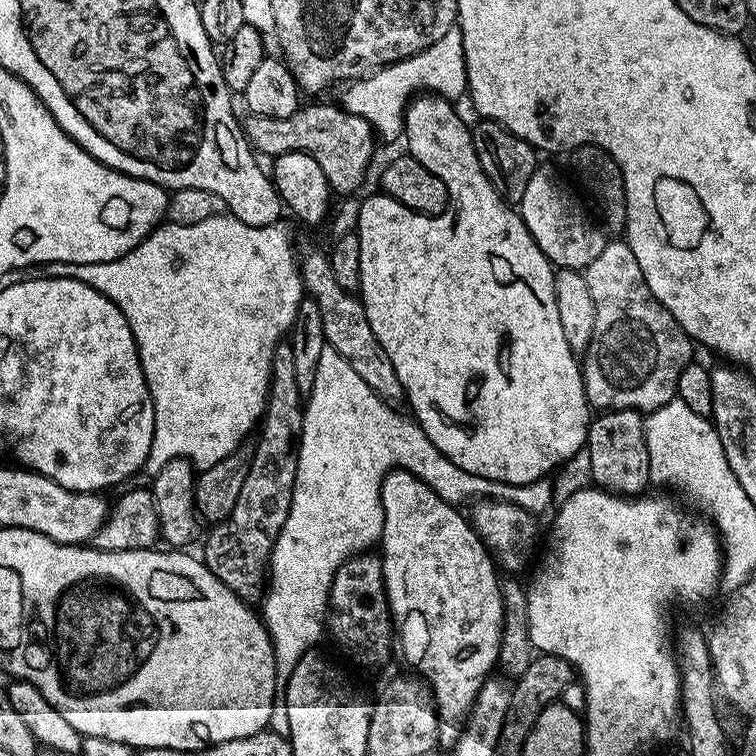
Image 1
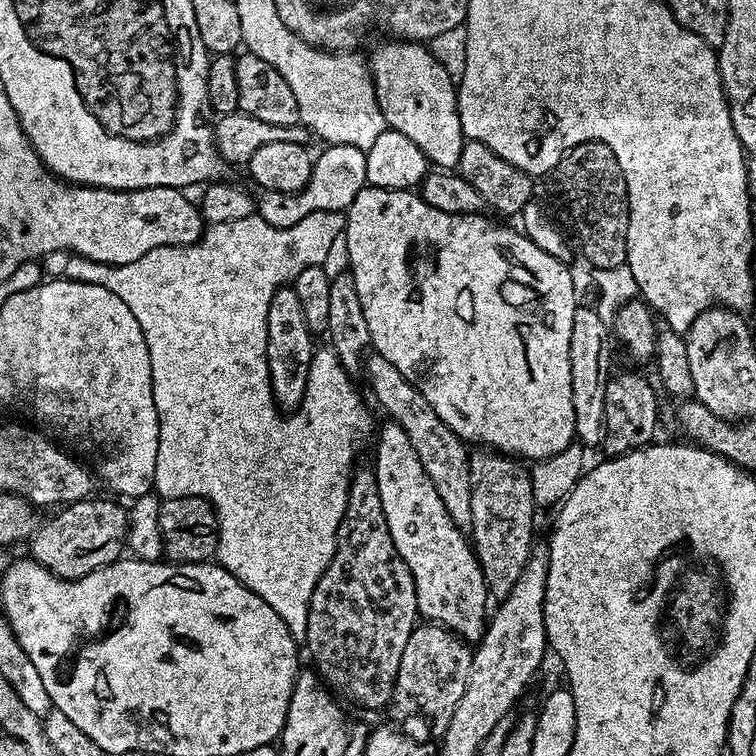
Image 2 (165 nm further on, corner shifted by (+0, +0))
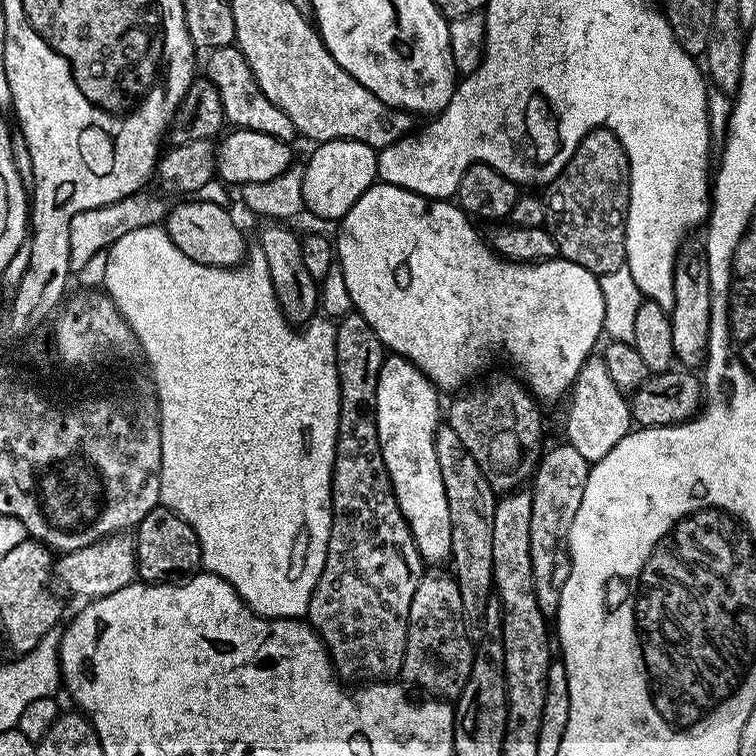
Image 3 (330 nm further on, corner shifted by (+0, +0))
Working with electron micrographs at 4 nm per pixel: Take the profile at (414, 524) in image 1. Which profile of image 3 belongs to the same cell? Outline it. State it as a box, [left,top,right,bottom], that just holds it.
[375,354,452,566]

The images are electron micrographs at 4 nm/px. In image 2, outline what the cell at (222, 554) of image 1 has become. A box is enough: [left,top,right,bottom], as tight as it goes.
[266,286,314,410]

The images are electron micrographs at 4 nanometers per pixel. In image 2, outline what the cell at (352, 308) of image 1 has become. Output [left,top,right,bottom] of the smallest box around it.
[362,354,472,530]

